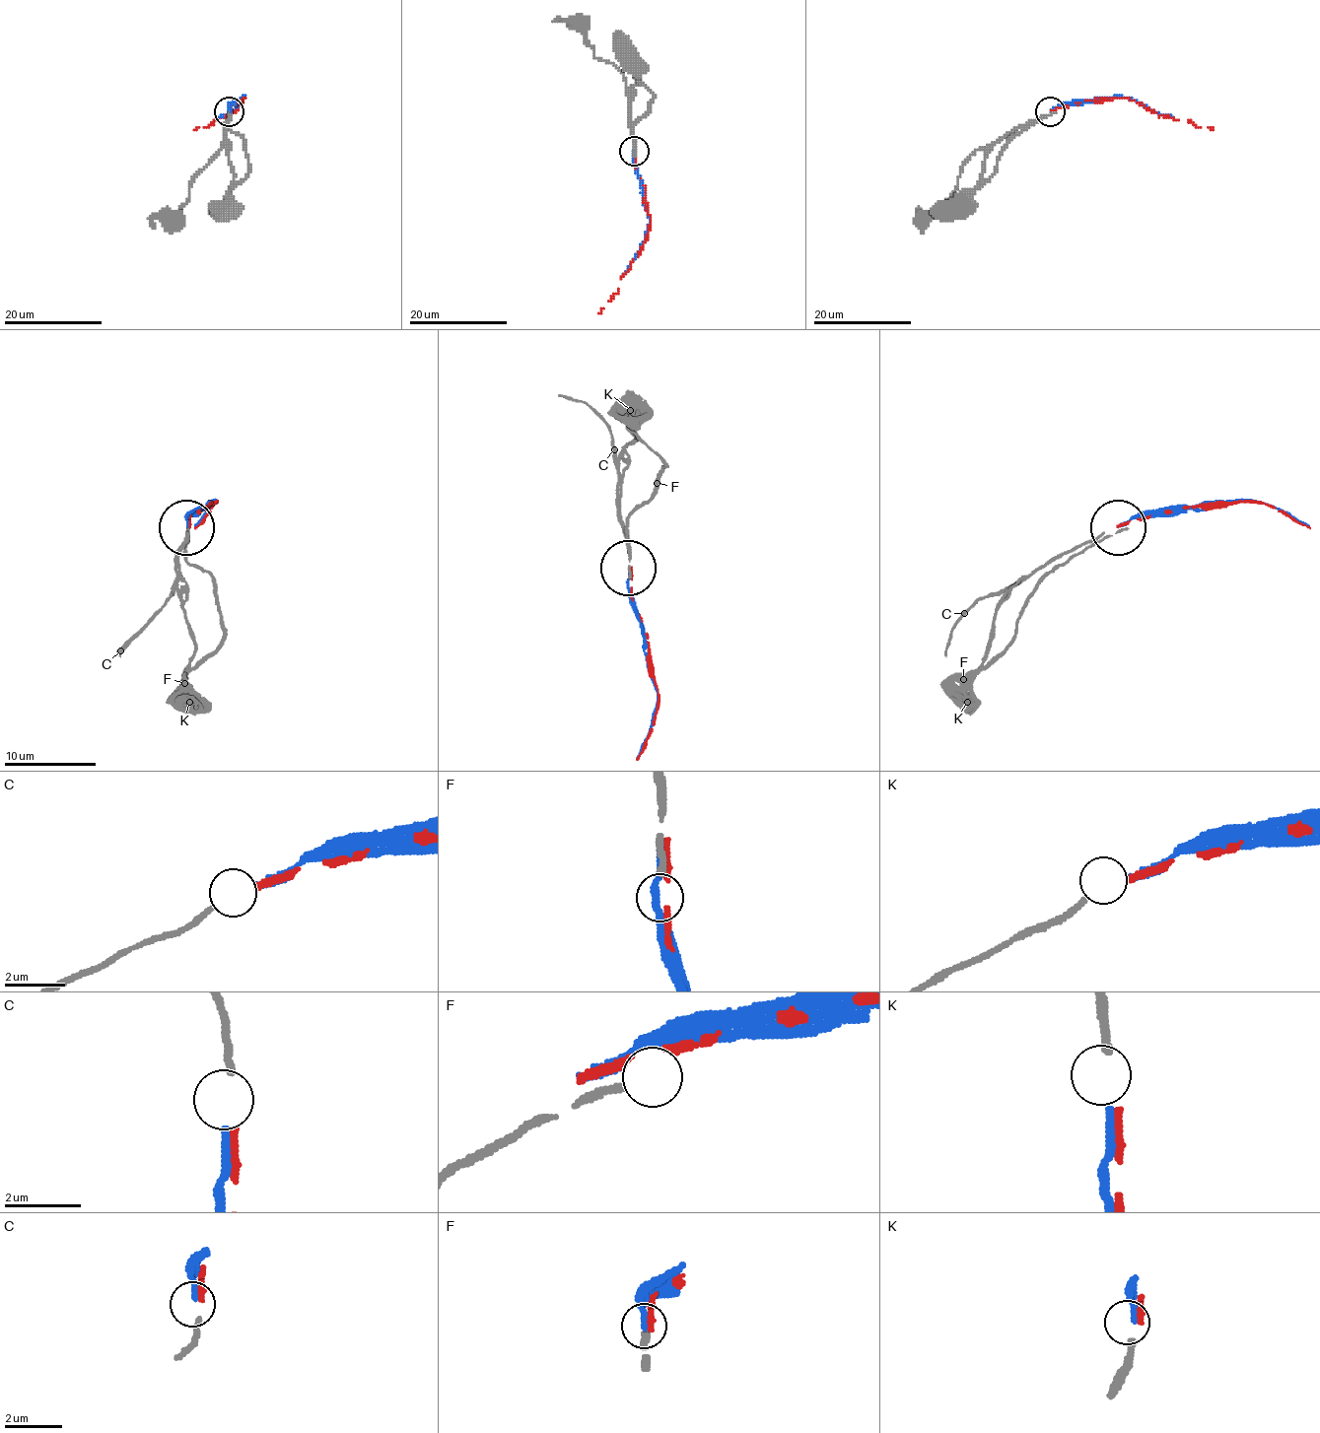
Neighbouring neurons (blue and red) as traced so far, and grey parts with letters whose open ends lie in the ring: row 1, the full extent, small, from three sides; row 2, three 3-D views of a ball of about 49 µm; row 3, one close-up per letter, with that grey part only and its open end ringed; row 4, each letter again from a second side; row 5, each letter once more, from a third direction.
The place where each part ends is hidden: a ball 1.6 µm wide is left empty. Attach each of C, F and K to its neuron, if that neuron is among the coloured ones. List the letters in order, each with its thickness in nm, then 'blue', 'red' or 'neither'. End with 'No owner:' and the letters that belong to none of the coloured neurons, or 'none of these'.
C: 170 nm | red
F: 240 nm | neither
K: 200 nm | blue
No owner: F

